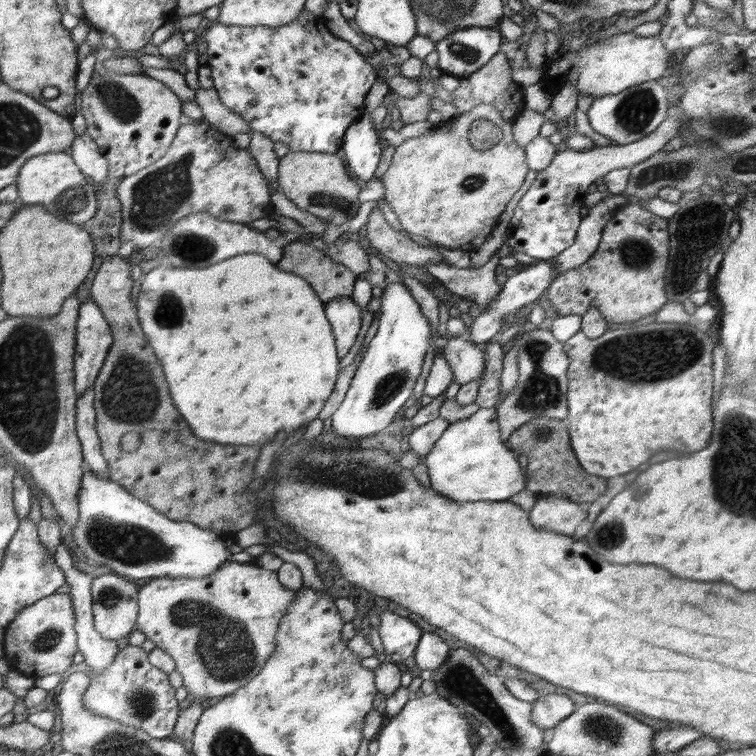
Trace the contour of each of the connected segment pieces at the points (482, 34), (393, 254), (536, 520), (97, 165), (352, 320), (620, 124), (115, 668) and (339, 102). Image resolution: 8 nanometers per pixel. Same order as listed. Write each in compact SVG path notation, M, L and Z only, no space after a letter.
M464 28L435 44L438 68L448 75L464 79L483 67L499 50L503 36L495 28Z
M378 206L374 207L368 215L363 235L388 262L406 262L423 266L426 266L428 261L450 263L435 249L424 247L412 241L405 232L396 231L390 227Z
M552 494L538 498L529 512L529 521L536 528L573 535L578 525L587 517L588 508L589 504L573 502Z
M86 131L74 136L69 153L73 162L90 180L91 184L98 184L98 186L100 184L102 187L102 184L107 183L109 172L106 158L100 154L94 139Z
M344 296L325 303L325 314L334 332L337 356L340 361L348 355L348 350L356 342L356 336L362 325L362 312L351 296Z
M648 81L616 94L594 98L586 114L594 132L607 136L612 144L627 145L654 132L668 117L669 107L672 107L671 96L657 81Z
M127 645L120 649L114 662L100 674L88 671L90 686L82 696L88 711L106 716L128 726L134 726L153 739L171 736L180 709L175 688L168 681L168 673L150 664L147 653L139 646Z
M303 15L302 18L298 18L291 24L286 24L282 27L271 28L264 26L256 27L242 27L242 26L226 26L218 22L214 22L213 26L207 28L201 34L202 42L208 44L206 48L206 54L208 54L208 64L212 74L212 82L214 82L213 89L218 92L220 96L220 102L232 110L236 114L240 114L248 126L252 128L252 131L261 132L266 135L273 143L282 142L289 148L289 152L321 152L327 154L336 154L343 145L343 138L346 129L350 125L358 120L362 114L364 114L365 106L364 101L368 91L374 85L374 81L377 79L378 72L375 71L372 64L366 62L366 57L362 56L362 53L357 48L354 48L347 40L342 40L338 36L334 36L327 28L327 22L322 16L316 17L309 15Z

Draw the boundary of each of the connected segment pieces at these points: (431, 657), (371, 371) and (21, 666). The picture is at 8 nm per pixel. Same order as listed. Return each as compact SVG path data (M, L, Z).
M423 632L413 655L420 670L434 671L448 660L450 652L452 648L438 634Z
M402 281L390 282L384 289L381 298L382 303L380 304L380 309L377 312L377 314L379 314L380 316L380 319L378 319L378 330L373 339L369 342L368 351L366 351L365 356L363 356L363 359L360 365L358 366L358 370L356 370L354 378L352 378L352 383L350 384L350 388L348 388L348 393L346 394L344 401L332 414L332 431L334 431L334 433L336 433L337 435L340 435L340 437L350 437L347 438L347 440L353 441L352 444L358 444L358 440L361 439L359 437L364 438L370 437L371 435L376 435L376 433L379 433L380 431L382 431L382 429L388 427L390 423L395 420L396 414L398 414L398 411L400 410L401 406L404 405L404 403L411 396L413 396L413 389L415 387L415 383L418 377L422 374L422 366L424 364L426 352L428 352L428 348L430 348L430 336L432 336L432 326L430 325L430 322L428 322L428 319L426 319L426 317L422 315L420 304L416 302L414 296L412 295L412 293L410 293L408 287L404 285Z
M54 593L24 607L10 624L5 626L3 652L8 666L34 678L62 674L70 668L76 654L76 615L70 595Z

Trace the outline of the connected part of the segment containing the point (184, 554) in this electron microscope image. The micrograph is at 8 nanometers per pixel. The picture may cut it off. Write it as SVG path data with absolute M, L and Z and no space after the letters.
M90 470L83 474L80 486L78 522L72 533L89 562L138 580L164 576L206 578L230 561L232 539L222 538L214 529L172 520L129 494L114 480L100 478Z

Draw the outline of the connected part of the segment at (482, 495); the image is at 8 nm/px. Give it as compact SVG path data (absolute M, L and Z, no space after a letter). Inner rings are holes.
M495 407L479 408L472 416L449 424L432 450L426 455L431 488L454 502L477 502L478 500L508 501L526 490L526 471L518 462L517 454L502 441Z

